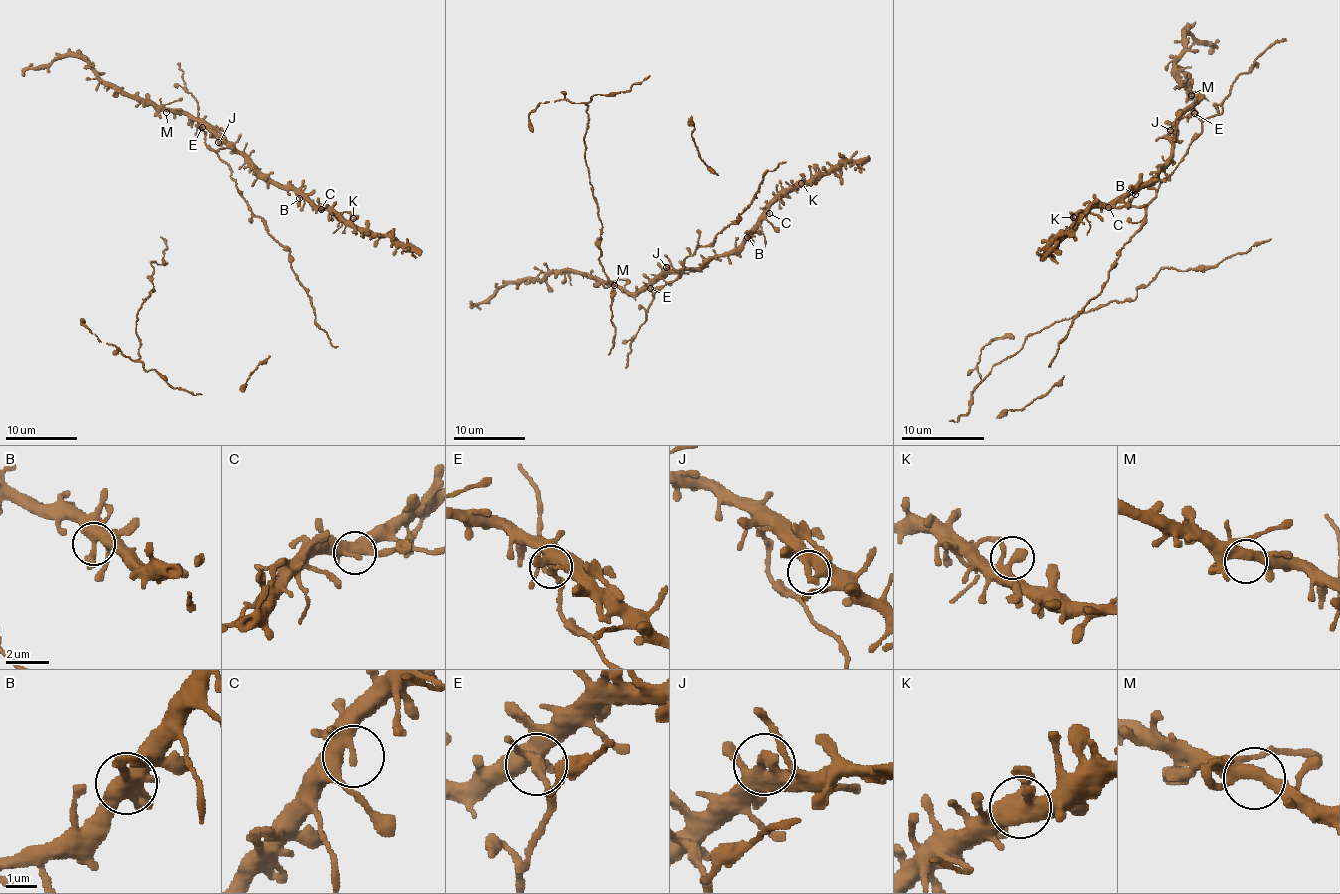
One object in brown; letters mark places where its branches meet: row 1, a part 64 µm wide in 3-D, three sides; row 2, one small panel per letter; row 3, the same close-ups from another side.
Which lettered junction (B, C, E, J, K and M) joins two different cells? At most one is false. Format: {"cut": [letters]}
{"cut": ["E"]}

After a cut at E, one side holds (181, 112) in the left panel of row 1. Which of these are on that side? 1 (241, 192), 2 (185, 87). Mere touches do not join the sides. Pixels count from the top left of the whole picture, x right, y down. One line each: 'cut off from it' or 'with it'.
1: cut off from it
2: cut off from it

